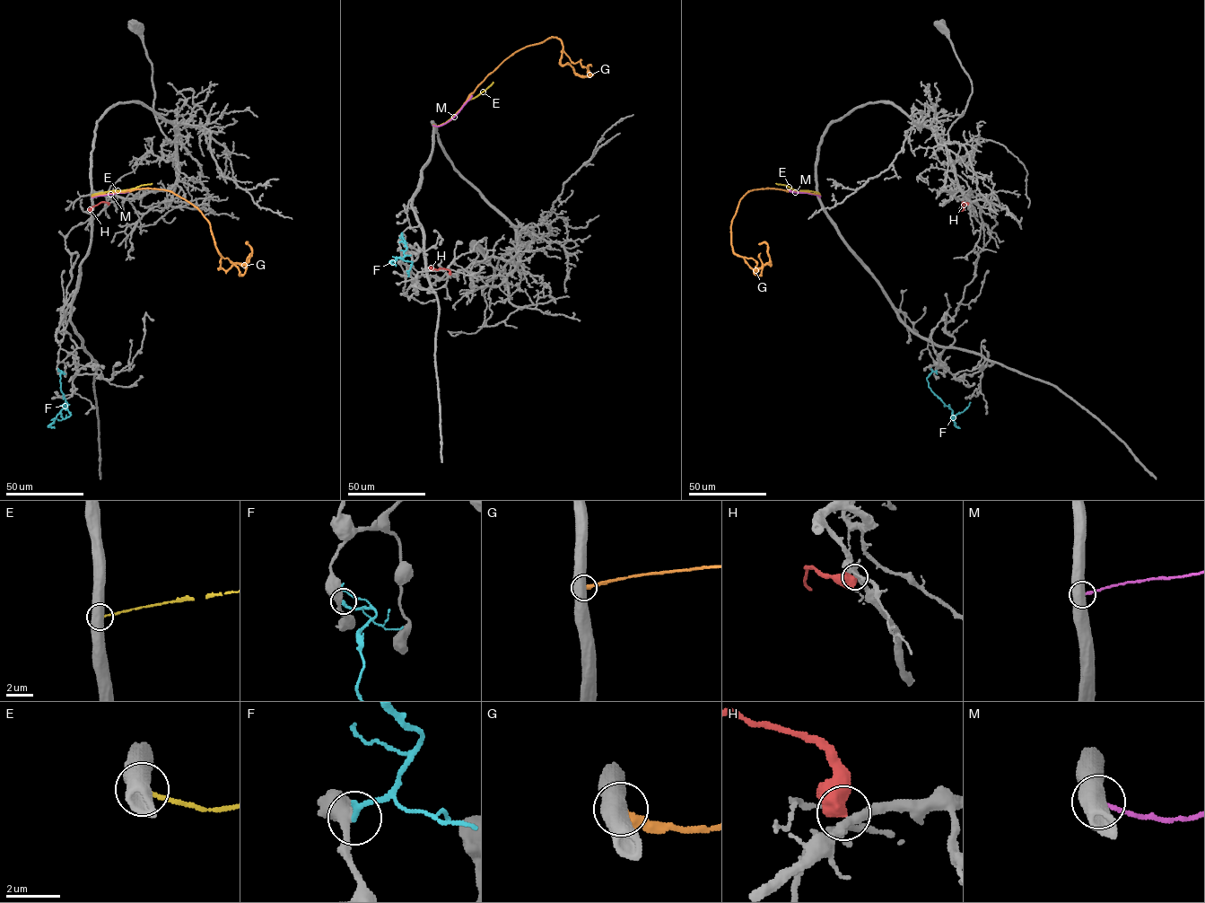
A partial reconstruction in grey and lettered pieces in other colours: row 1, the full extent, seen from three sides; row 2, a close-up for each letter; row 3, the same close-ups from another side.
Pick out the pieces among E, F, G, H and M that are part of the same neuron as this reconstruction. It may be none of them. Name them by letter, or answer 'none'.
none

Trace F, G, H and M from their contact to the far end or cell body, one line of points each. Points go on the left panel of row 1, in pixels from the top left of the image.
F: (58, 371), (62, 372), (60, 390), (65, 399), (60, 414), (65, 419), (71, 415), (66, 402)
G: (91, 196), (171, 191), (210, 224), (219, 268), (244, 264), (251, 254), (247, 244)
H: (109, 203), (100, 202), (88, 210)
M: (91, 197), (130, 190)

